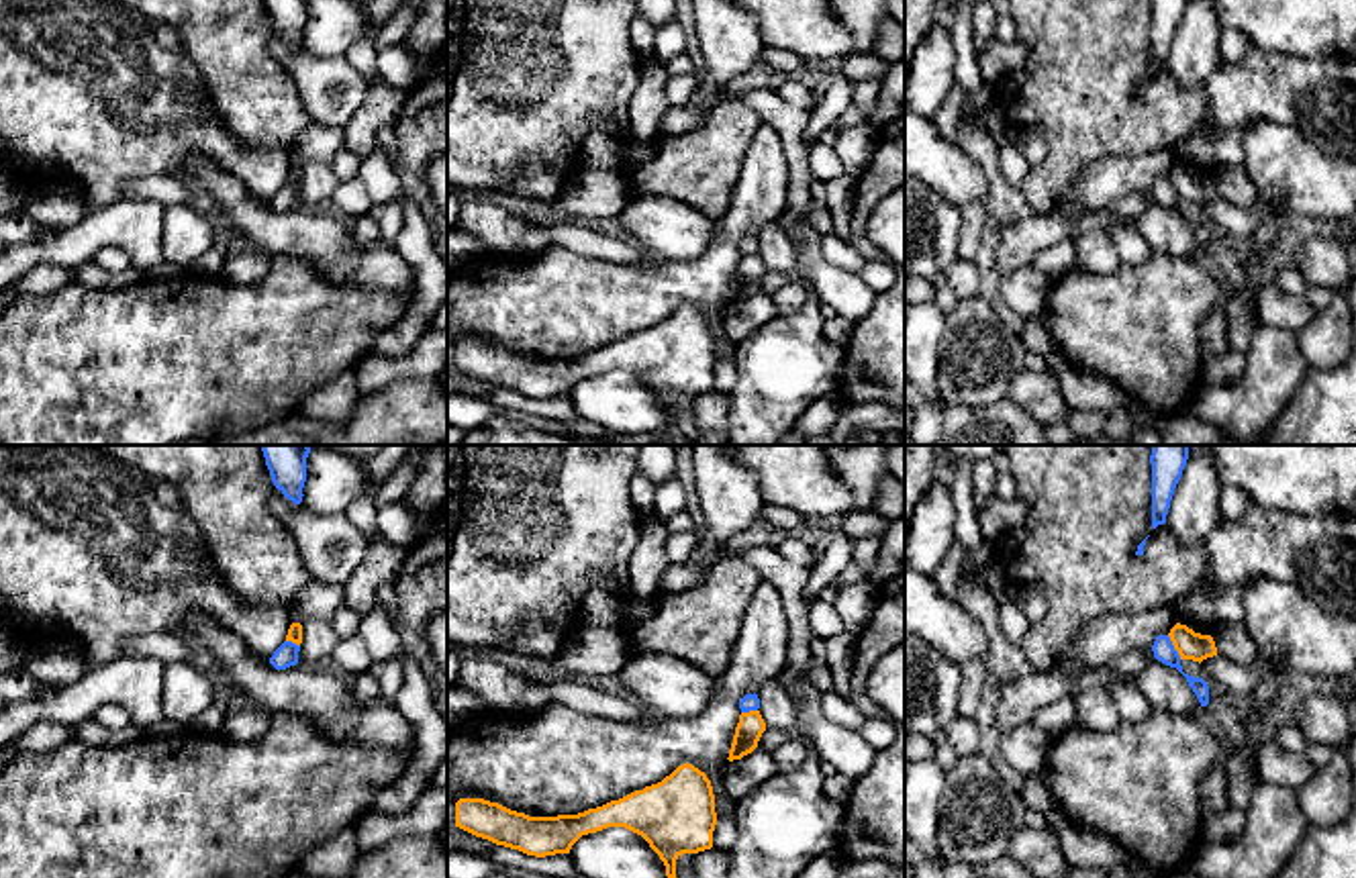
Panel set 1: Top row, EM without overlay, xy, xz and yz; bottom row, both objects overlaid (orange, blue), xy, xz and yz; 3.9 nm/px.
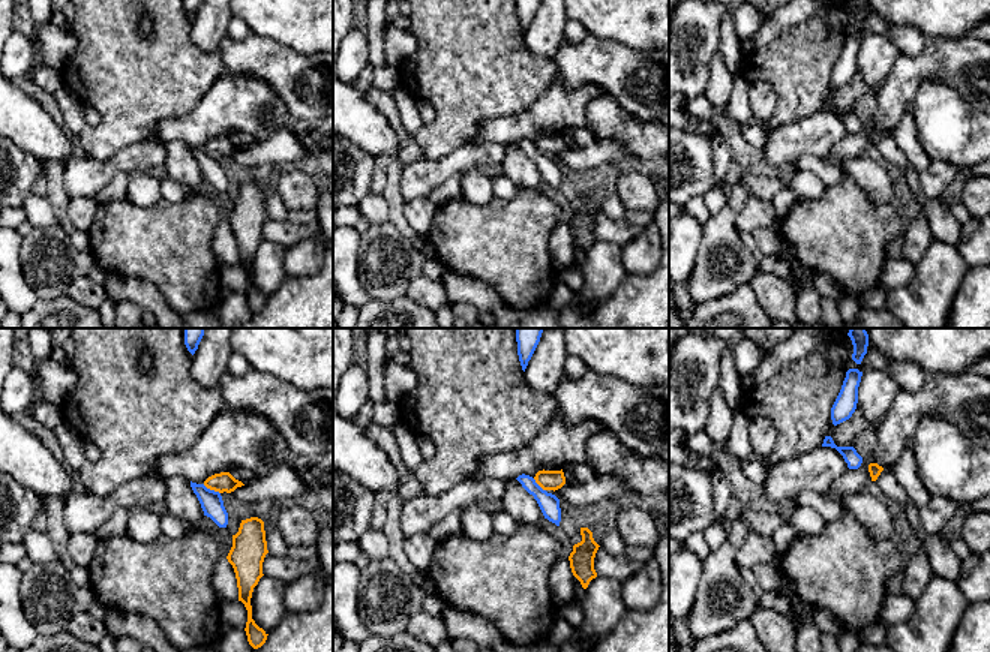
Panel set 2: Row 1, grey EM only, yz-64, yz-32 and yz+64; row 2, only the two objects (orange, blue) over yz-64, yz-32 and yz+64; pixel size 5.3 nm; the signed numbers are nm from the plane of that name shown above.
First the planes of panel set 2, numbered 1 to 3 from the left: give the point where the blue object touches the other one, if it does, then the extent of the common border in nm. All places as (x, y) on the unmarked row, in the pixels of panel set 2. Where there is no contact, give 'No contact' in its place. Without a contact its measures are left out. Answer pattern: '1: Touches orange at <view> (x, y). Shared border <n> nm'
1: Touches orange at yz-64 (212, 153). Shared border 110 nm
2: Touches orange at yz-32 (539, 149). Shared border 100 nm
3: No contact

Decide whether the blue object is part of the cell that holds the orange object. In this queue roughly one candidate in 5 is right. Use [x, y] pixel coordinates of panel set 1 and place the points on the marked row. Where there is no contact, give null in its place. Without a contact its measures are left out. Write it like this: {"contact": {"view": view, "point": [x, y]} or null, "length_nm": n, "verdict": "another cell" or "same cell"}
{"contact": {"view": "yz", "point": [1175, 648]}, "length_nm": 110, "verdict": "another cell"}

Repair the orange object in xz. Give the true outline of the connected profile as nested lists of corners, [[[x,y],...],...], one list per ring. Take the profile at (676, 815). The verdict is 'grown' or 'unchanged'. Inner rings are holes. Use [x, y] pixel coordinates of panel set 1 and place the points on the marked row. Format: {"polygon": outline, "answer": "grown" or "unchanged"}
{"polygon": [[[692,764],[662,782],[578,815],[529,817],[484,798],[455,802],[455,827],[496,845],[545,858],[570,853],[588,833],[625,827],[641,835],[676,878],[676,860],[713,847],[717,825],[711,780]]], "answer": "unchanged"}

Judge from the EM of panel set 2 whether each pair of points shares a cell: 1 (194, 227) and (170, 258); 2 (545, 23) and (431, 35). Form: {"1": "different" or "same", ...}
{"1": "same", "2": "different"}

